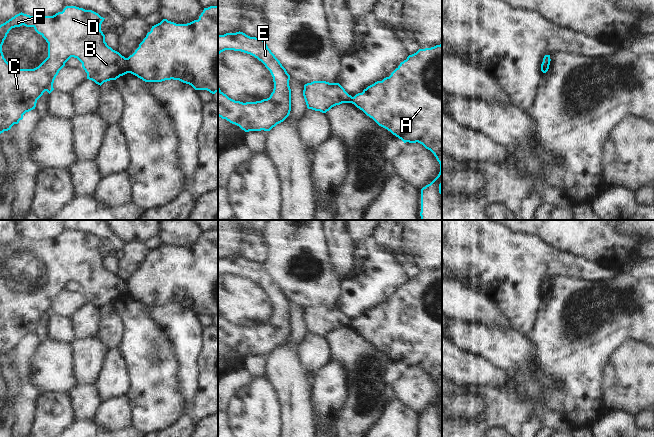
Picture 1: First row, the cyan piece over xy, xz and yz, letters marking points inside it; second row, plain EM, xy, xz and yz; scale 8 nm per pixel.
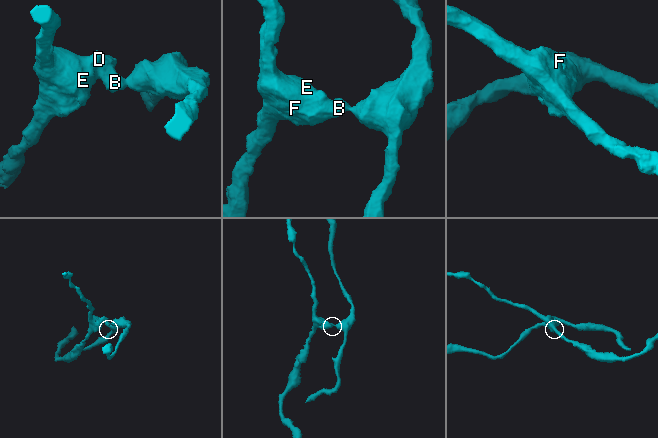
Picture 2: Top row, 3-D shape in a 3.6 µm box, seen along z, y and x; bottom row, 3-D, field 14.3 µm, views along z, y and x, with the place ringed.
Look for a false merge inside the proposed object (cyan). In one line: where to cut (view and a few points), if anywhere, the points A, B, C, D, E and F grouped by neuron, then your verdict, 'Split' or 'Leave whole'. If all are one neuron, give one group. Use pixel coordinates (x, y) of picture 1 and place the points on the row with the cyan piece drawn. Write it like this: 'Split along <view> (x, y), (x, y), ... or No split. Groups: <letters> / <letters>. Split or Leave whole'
Split along xy (127, 58), (129, 72). Groups: A / B C D E F. Split.

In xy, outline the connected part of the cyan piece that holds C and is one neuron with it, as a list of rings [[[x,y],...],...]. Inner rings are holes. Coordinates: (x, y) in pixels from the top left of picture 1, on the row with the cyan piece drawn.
[[[66,6],[53,16],[30,16],[19,13],[0,25],[0,134],[8,131],[23,119],[23,115],[36,107],[37,100],[45,91],[54,90],[53,83],[59,71],[71,58],[77,58],[87,73],[87,79],[98,85],[129,73],[128,58],[113,50],[105,42],[101,24],[105,18],[92,10]],[[33,27],[48,43],[48,57],[34,69],[16,69],[4,58],[2,45],[12,28]]]

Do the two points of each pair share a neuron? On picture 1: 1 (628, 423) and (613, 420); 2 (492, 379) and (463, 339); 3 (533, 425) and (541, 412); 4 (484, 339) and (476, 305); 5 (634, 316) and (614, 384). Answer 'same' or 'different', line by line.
1: same
2: different
3: different
4: different
5: different

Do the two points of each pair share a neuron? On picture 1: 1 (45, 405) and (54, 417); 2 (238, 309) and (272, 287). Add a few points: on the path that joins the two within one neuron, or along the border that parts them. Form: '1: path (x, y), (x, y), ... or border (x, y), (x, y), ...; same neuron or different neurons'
1: path (48, 408), (51, 415); same neuron
2: path (246, 307), (252, 307), (264, 295); same neuron

